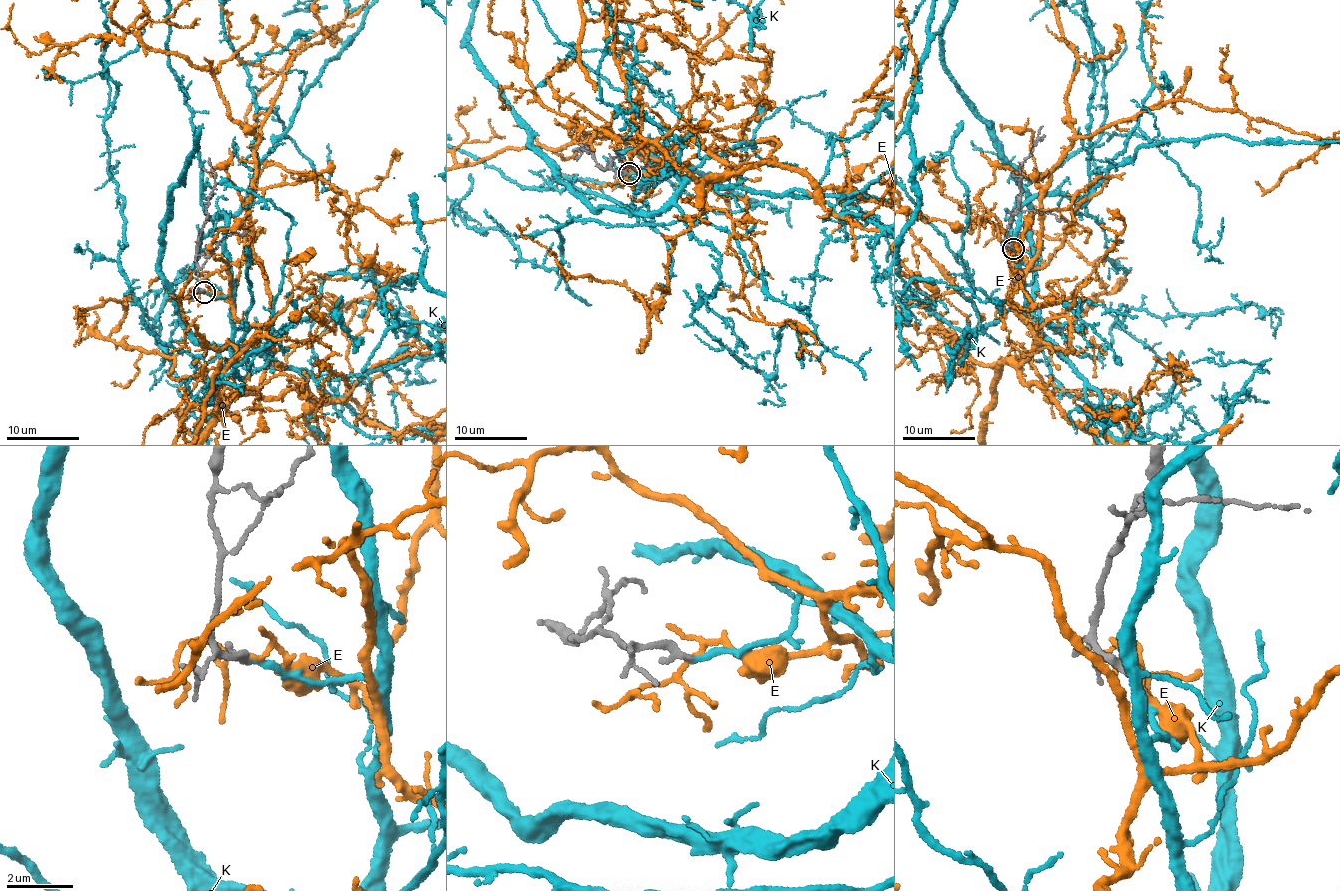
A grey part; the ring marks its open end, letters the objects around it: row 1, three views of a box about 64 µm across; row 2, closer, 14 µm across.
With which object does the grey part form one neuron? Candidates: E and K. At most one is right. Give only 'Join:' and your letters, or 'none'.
Join: K

